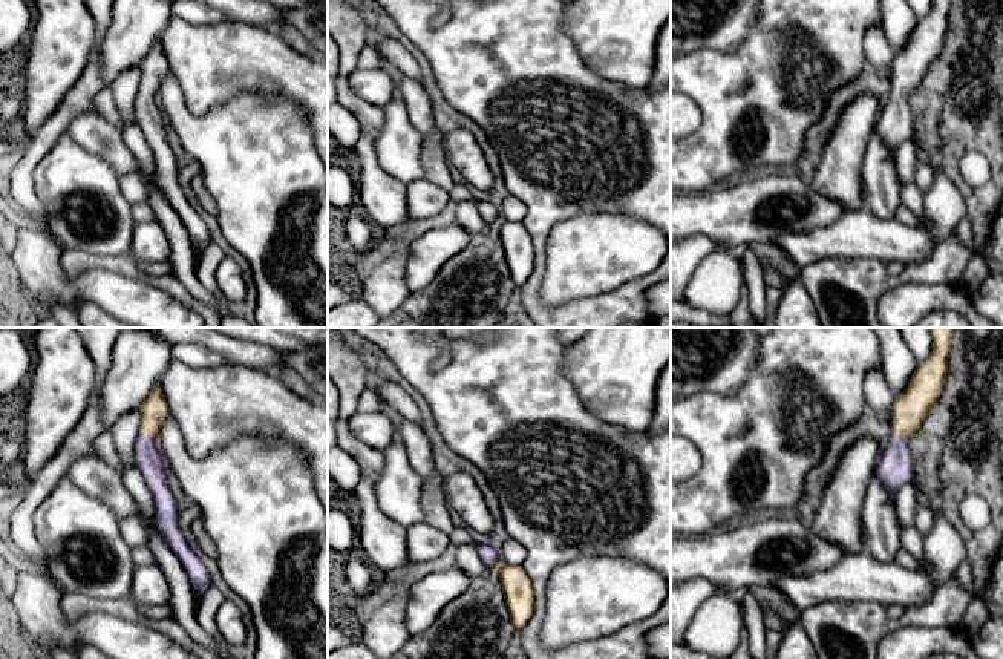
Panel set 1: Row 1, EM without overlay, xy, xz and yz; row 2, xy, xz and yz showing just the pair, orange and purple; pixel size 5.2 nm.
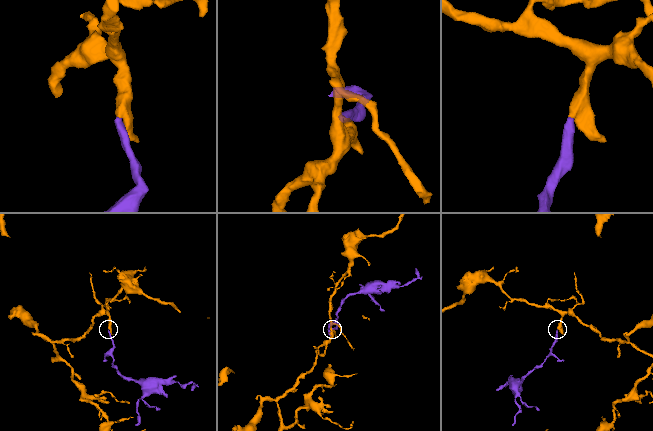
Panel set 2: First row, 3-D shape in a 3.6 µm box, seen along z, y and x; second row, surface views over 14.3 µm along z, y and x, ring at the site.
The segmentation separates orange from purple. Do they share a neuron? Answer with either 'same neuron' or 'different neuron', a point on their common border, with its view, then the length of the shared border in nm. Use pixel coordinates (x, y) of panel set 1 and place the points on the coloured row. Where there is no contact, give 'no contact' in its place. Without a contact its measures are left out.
same neuron; contact xy (149, 436); length 100 nm

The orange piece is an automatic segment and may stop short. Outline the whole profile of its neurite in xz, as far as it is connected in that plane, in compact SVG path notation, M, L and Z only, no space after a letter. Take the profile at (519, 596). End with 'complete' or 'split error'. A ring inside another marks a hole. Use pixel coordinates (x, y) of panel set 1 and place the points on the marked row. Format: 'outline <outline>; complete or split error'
outline M479 544L479 556L485 567L499 569L505 607L511 624L519 631L534 611L534 590L528 575L519 564L502 564L499 552L487 544Z; split error

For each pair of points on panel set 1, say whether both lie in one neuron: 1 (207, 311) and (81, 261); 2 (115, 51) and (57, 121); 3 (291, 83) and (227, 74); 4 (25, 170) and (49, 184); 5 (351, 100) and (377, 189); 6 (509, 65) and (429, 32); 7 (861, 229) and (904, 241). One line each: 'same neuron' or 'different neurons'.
1: same neuron
2: different neurons
3: same neuron
4: different neurons
5: same neuron
6: same neuron
7: same neuron

